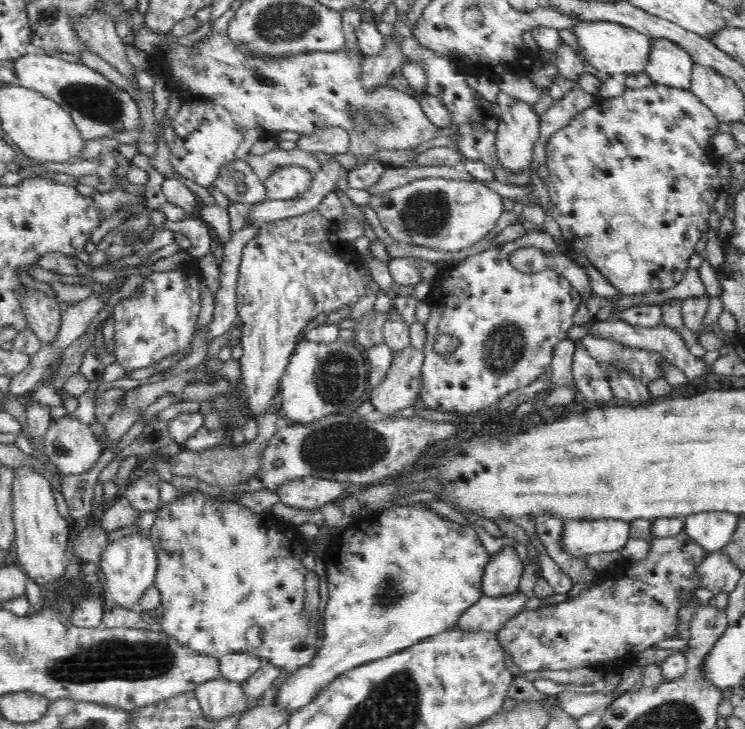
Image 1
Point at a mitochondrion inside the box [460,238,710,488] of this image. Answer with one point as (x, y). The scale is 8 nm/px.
(504, 347)

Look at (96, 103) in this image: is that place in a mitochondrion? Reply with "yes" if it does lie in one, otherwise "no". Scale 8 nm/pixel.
yes

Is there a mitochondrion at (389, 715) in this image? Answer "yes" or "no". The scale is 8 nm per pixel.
yes

